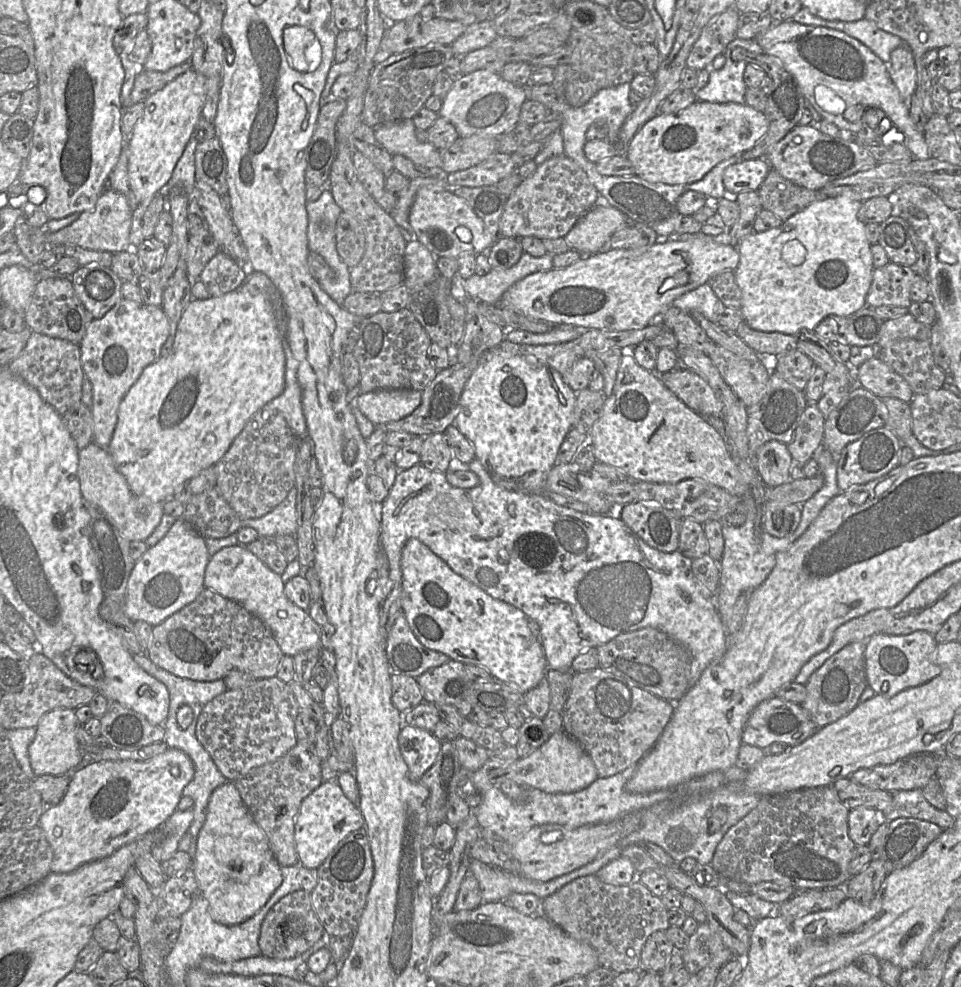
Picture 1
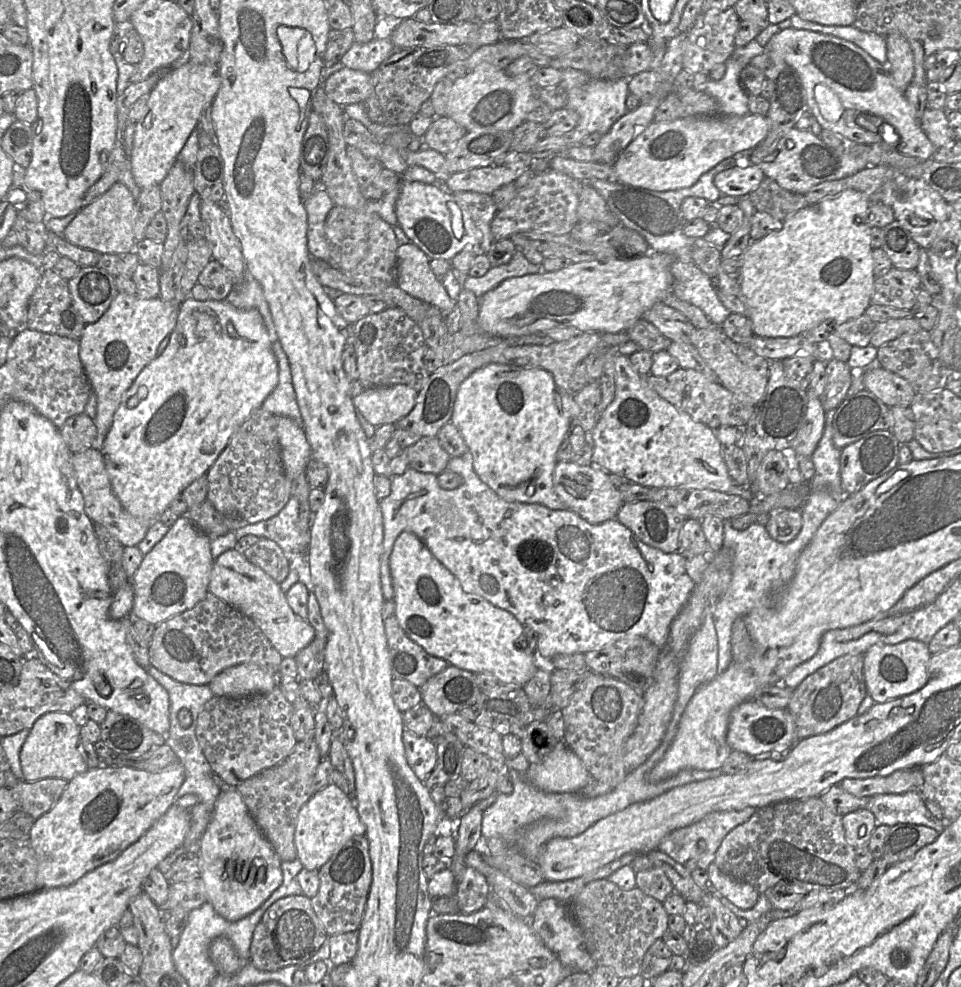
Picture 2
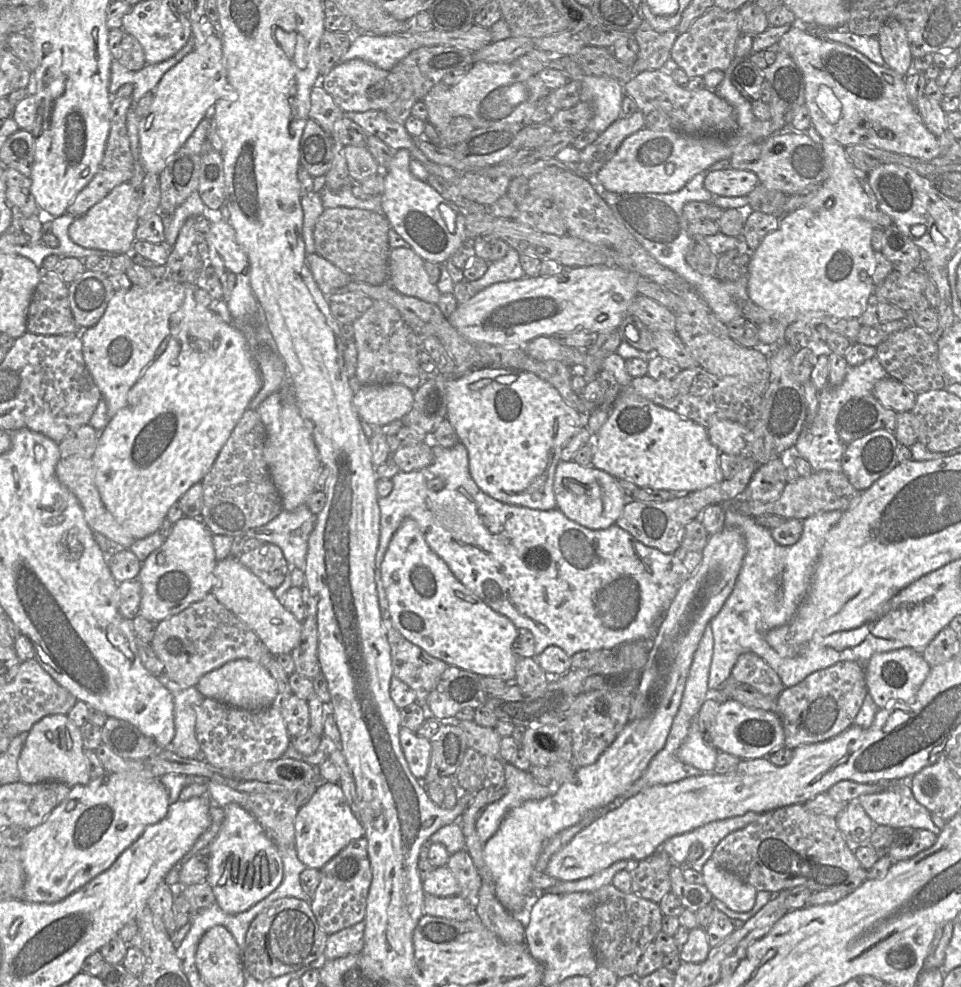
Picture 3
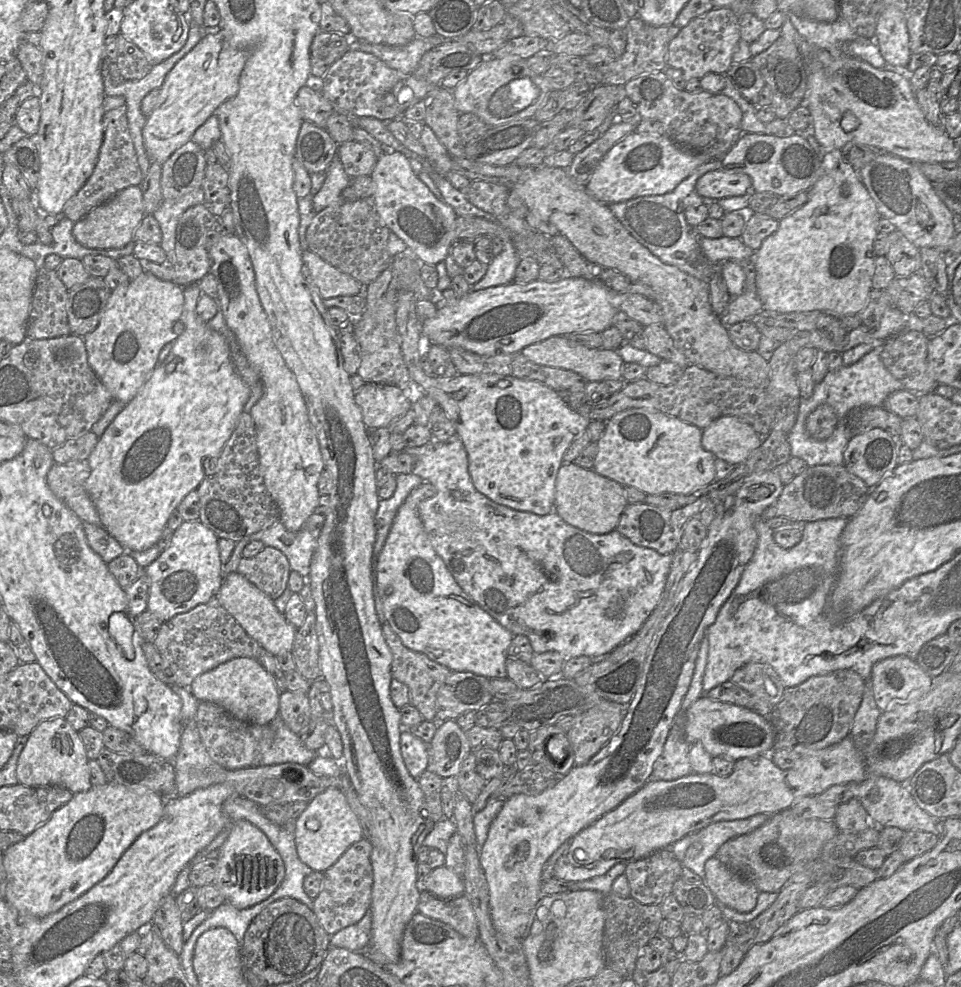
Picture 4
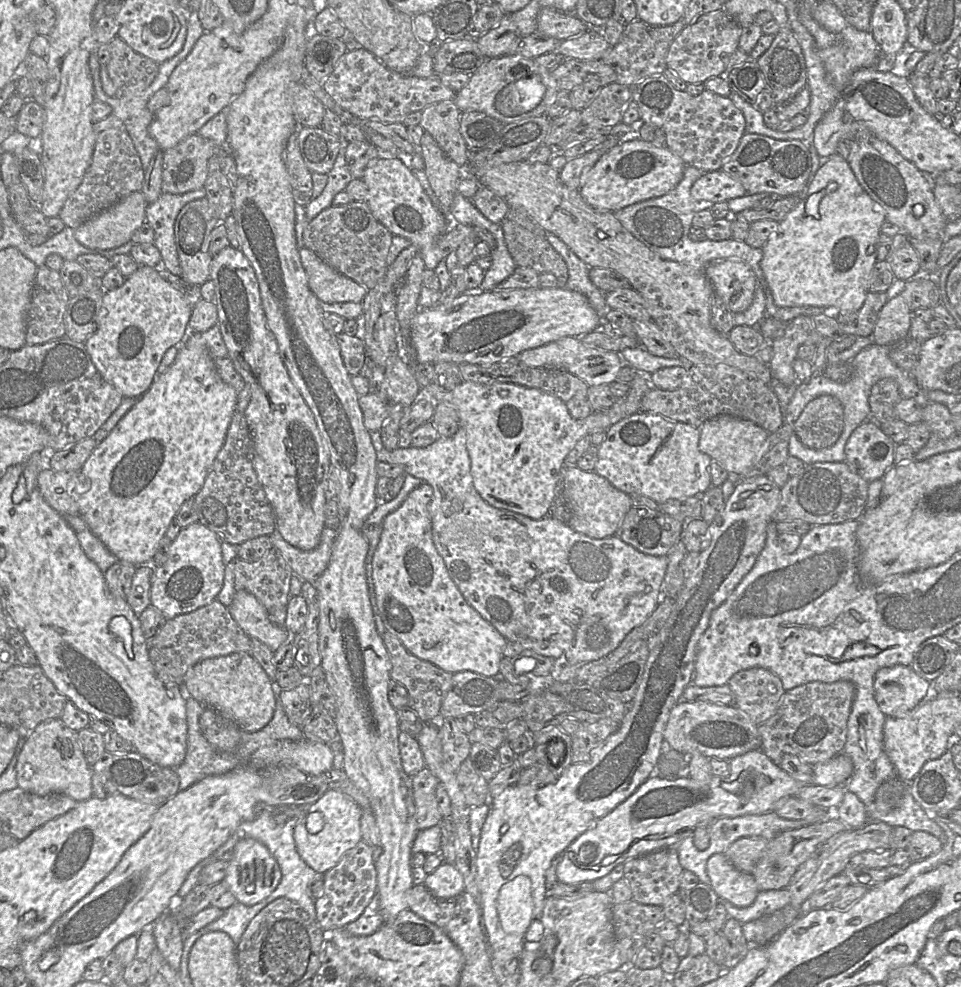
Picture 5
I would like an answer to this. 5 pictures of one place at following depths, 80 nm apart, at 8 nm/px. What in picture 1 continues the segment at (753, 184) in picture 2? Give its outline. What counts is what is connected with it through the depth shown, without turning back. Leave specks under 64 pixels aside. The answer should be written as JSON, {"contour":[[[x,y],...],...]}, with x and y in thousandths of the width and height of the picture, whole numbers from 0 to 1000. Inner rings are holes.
{"contour":[[[797,160],[772,161],[755,170],[752,176],[753,197],[757,203],[766,203],[772,195],[787,194],[801,174]]]}

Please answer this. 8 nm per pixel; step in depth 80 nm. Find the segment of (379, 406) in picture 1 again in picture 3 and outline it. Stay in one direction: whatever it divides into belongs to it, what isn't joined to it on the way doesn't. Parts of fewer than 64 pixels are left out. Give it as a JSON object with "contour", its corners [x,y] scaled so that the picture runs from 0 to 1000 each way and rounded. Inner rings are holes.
{"contour":[[[417,389],[378,390],[366,409],[376,426],[396,433],[424,420],[431,407],[431,396]]]}

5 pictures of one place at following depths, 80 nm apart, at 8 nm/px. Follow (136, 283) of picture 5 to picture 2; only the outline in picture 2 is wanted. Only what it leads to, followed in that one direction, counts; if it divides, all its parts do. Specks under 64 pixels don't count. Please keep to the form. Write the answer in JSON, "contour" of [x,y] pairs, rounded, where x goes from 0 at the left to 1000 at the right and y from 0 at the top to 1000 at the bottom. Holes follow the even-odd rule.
{"contour":[[[195,235],[194,240],[196,260],[193,277],[180,305],[173,306],[166,301],[147,303],[143,299],[123,297],[107,320],[101,326],[88,330],[82,343],[83,366],[95,394],[101,401],[98,428],[103,447],[107,447],[116,435],[119,420],[131,397],[148,375],[163,363],[163,355],[170,343],[181,335],[187,310],[198,300],[208,277],[221,262],[214,241],[198,242]]]}

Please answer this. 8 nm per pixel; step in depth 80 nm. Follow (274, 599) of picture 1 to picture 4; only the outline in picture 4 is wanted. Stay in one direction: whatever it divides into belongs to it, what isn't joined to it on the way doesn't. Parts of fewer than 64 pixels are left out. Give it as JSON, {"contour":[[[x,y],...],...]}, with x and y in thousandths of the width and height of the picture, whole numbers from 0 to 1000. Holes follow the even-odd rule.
{"contour":[[[248,580],[236,582],[225,605],[255,640],[272,656],[288,665],[304,659],[309,636],[286,615],[285,609]]]}

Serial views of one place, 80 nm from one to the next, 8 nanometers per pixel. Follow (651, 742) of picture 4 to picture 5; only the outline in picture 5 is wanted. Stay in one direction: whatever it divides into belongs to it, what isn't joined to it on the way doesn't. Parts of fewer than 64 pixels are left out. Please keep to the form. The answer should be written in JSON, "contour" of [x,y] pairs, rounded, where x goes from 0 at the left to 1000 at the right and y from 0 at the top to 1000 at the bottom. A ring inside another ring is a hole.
{"contour":[[[792,481],[766,489],[764,498],[755,508],[752,517],[738,531],[738,552],[727,561],[727,570],[715,582],[706,601],[704,609],[697,624],[688,637],[674,647],[675,664],[661,705],[643,739],[616,762],[611,772],[593,775],[580,791],[565,797],[531,795],[522,803],[512,809],[510,822],[503,835],[499,855],[495,867],[496,897],[499,903],[503,940],[514,971],[532,974],[546,963],[547,946],[524,943],[518,922],[518,908],[521,900],[539,888],[548,888],[554,896],[556,913],[555,932],[563,932],[562,923],[570,908],[568,882],[575,870],[585,865],[605,845],[631,827],[642,816],[651,811],[680,783],[691,760],[690,742],[700,716],[710,709],[713,697],[720,692],[726,650],[738,634],[741,620],[748,615],[766,596],[774,584],[783,576],[794,557],[798,543],[798,532],[804,528],[813,506],[813,494],[797,481]]]}

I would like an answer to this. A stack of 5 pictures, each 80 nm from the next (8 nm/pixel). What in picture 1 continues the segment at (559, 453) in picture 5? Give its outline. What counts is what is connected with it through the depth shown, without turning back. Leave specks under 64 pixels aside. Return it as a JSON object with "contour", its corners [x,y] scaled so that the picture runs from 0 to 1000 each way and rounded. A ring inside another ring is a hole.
{"contour":[[[504,359],[503,367],[490,379],[482,394],[478,407],[478,415],[472,427],[472,431],[492,450],[494,454],[495,465],[501,468],[502,472],[510,482],[511,486],[517,492],[520,492],[529,497],[568,504],[582,513],[599,517],[605,520],[613,520],[614,518],[610,511],[594,504],[578,499],[569,495],[570,480],[579,470],[580,459],[588,442],[596,433],[596,418],[598,415],[599,398],[600,397],[594,394],[593,391],[587,387],[585,381],[581,376],[565,369],[562,369],[559,366],[548,366],[540,361],[522,362],[519,359]]]}

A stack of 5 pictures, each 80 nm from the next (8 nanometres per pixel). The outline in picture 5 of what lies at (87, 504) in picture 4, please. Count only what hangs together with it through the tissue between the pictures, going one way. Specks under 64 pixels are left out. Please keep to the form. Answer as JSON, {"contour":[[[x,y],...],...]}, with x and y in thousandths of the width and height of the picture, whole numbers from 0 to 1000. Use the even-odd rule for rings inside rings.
{"contour":[[[44,476],[40,494],[47,508],[61,521],[82,523],[82,502],[93,495],[93,486],[83,477]]]}

